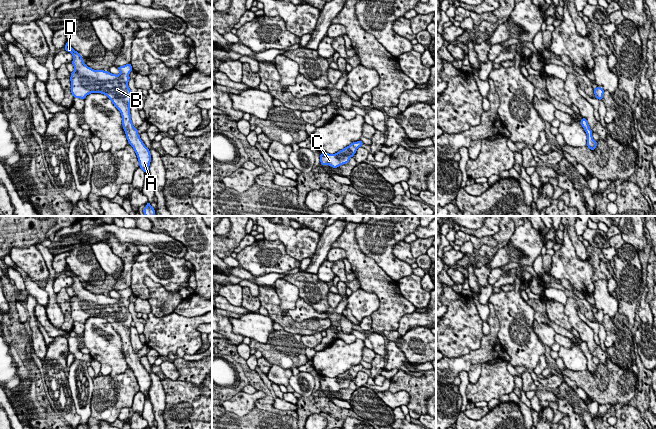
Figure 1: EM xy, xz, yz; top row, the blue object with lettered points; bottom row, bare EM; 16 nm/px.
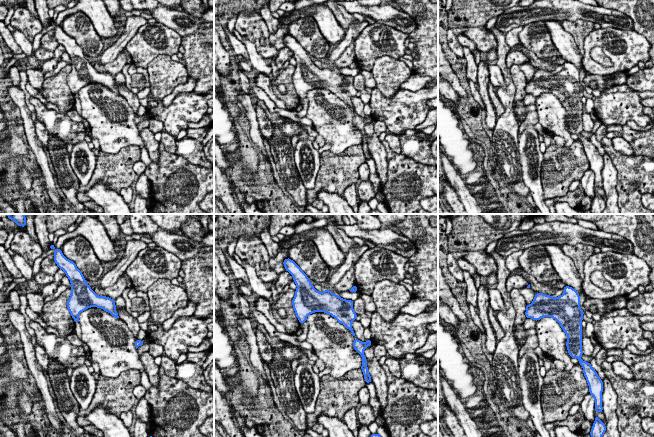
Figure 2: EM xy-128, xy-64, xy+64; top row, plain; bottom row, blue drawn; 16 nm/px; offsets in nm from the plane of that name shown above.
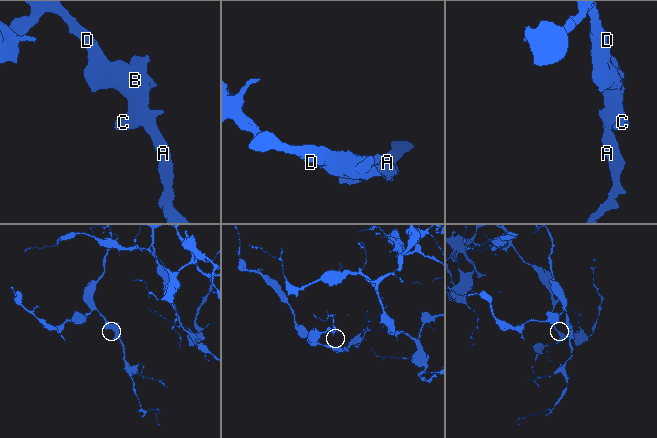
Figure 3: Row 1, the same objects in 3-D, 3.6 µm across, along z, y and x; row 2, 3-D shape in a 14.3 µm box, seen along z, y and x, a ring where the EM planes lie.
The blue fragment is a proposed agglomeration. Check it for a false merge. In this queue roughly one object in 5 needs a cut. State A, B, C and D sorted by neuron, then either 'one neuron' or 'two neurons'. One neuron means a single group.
groups A B C D; one neuron

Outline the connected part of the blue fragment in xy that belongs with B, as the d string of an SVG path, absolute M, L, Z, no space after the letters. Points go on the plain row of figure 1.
M67 266L64 274L73 279L74 295L71 296L71 318L74 322L85 323L90 317L105 318L120 335L122 340L122 349L129 368L133 371L140 392L145 396L149 396L151 386L151 378L145 370L138 353L135 353L131 344L130 327L132 315L128 311L130 304L129 297L133 294L130 287L117 291L120 295L119 299L112 298L104 294L94 294L88 291L83 281L75 275Z

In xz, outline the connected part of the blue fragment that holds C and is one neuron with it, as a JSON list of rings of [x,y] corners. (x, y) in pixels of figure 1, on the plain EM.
[[[361,364],[357,366],[351,367],[349,370],[345,371],[343,374],[340,374],[339,376],[335,378],[329,378],[329,377],[321,377],[320,378],[320,386],[321,389],[329,389],[332,392],[338,392],[339,390],[343,388],[347,388],[351,381],[354,380],[354,378],[357,375],[358,371],[362,371],[363,366]]]

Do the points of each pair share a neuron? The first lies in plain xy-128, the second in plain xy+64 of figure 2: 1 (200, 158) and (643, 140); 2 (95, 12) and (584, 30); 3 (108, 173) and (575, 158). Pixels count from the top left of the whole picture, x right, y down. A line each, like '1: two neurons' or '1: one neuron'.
1: one neuron
2: two neurons
3: one neuron

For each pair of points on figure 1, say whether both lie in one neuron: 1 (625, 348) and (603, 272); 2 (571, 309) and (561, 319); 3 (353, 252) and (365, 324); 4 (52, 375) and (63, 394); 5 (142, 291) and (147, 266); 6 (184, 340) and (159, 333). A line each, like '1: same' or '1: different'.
1: different
2: different
3: different
4: same
5: same
6: same

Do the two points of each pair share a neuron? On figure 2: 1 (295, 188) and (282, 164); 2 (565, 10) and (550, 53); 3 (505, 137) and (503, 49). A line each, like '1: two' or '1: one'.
1: one
2: two
3: one

